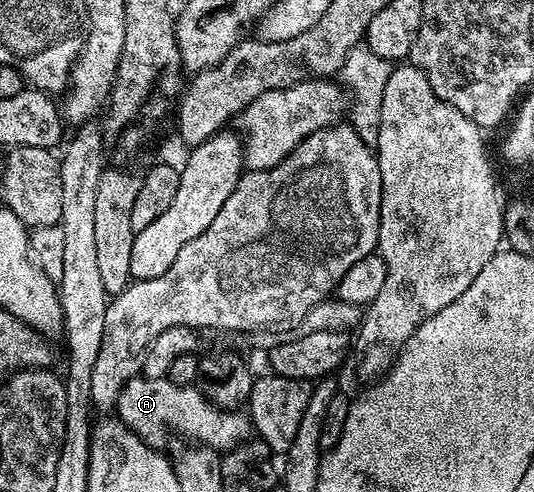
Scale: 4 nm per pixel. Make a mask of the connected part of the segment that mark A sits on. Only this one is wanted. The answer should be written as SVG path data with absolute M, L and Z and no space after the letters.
M138 376L127 380L117 397L115 414L130 430L154 448L164 447L165 426L182 430L187 437L198 438L196 441L202 447L218 452L228 451L242 440L248 439L251 434L251 423L244 413L214 408L196 385L177 386L168 377Z

